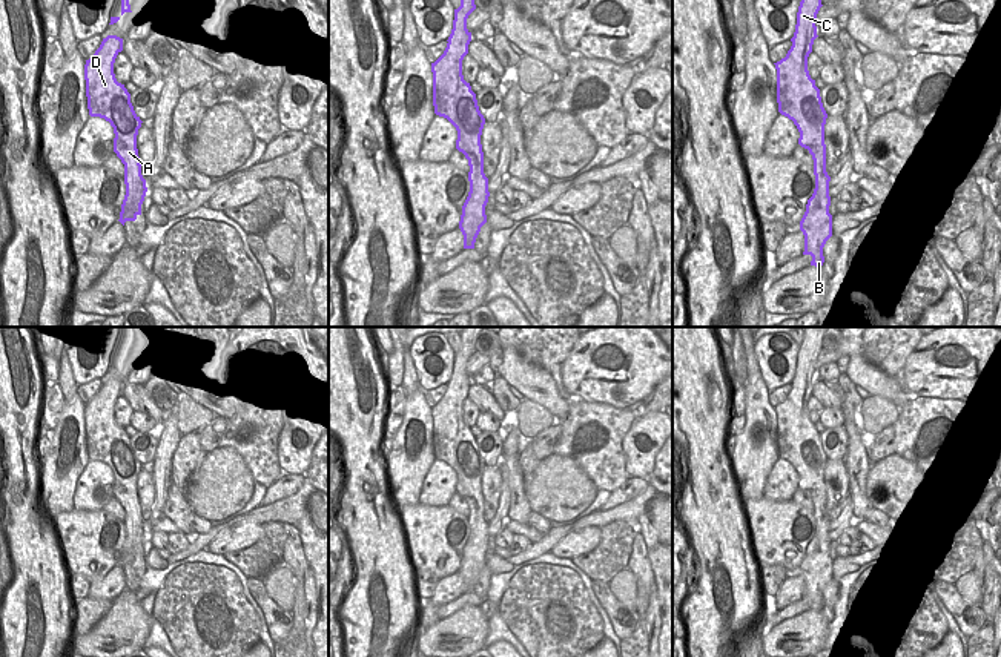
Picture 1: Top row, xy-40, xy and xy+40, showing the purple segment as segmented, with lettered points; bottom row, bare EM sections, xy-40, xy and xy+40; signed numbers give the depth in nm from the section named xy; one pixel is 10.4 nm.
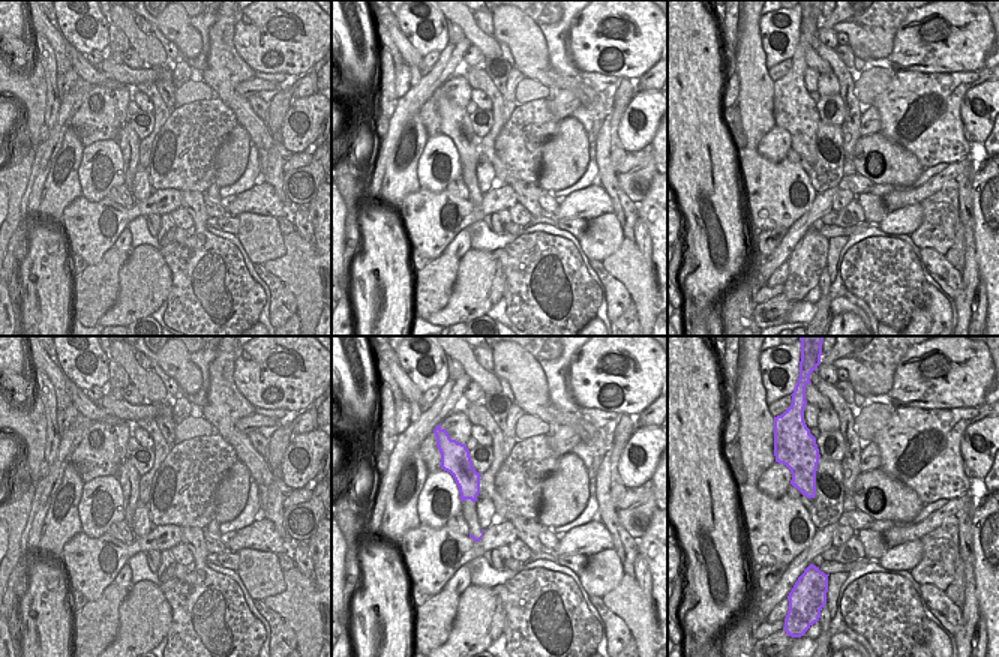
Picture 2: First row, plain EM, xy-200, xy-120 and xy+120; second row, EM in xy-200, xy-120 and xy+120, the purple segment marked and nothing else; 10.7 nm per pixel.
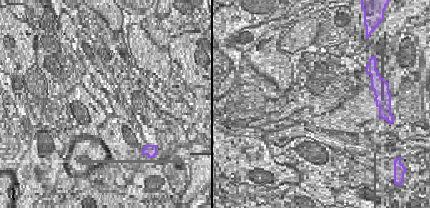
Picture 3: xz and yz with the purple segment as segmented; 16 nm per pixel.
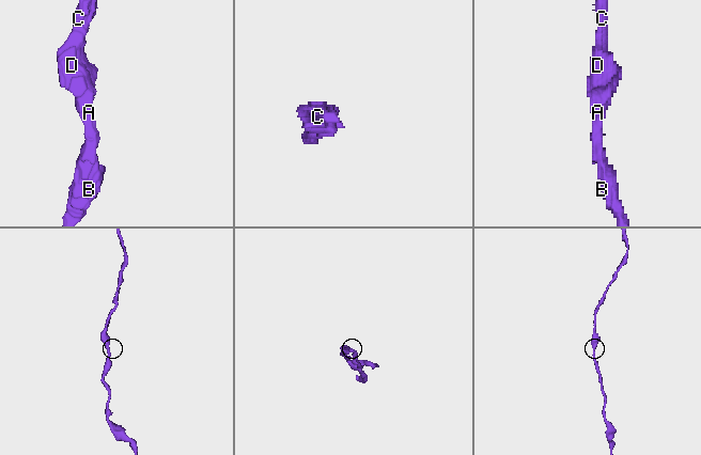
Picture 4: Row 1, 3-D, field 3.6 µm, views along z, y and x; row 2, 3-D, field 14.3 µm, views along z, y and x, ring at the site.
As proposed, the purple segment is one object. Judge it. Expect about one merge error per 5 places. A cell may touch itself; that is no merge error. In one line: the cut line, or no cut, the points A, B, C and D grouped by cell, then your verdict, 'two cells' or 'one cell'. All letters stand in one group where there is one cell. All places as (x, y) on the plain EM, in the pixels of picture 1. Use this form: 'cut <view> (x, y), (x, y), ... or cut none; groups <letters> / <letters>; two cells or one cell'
cut none; groups A B C D; one cell

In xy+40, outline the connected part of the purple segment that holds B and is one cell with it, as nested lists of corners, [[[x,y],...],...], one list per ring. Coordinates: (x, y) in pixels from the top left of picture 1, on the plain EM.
[[[804,327],[804,339],[797,356],[792,390],[786,401],[774,407],[777,413],[778,456],[794,465],[800,476],[798,488],[809,494],[814,503],[815,533],[808,543],[800,565],[804,579],[804,596],[811,599],[811,609],[824,606],[823,591],[832,580],[831,540],[826,516],[824,468],[828,457],[823,451],[820,433],[808,414],[808,401],[817,379],[815,362],[820,355],[823,335],[829,327]]]

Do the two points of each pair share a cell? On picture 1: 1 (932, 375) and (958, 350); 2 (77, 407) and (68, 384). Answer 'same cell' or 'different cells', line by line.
1: same cell
2: different cells

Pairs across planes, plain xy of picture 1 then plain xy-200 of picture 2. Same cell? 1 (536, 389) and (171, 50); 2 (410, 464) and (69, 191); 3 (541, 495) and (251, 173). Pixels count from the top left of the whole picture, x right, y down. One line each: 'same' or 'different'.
1: different
2: same
3: different

